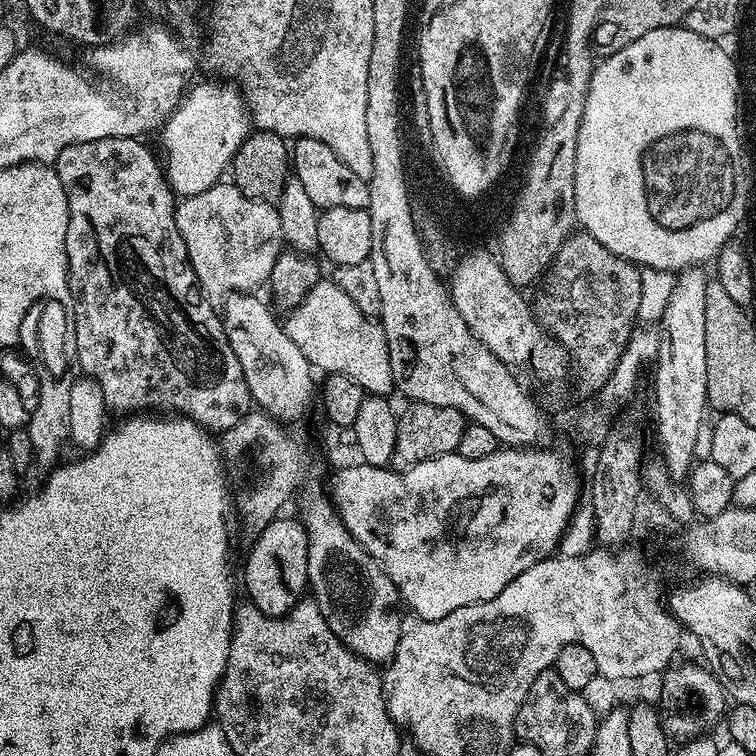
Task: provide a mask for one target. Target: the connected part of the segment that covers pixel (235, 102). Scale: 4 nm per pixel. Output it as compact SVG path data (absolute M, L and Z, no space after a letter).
M211 79L201 84L193 83L172 111L172 117L158 132L164 147L164 174L172 191L180 198L202 194L202 190L210 190L210 186L221 183L223 176L220 175L229 171L236 151L250 135L248 105L240 95L239 87L232 82Z

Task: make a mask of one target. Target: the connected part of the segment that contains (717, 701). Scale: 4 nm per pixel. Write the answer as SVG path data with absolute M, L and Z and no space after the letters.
M680 664L669 667L663 673L664 681L660 684L660 704L658 711L662 730L668 735L669 741L687 742L693 738L703 737L716 723L726 716L726 693L720 679L707 667L696 664Z

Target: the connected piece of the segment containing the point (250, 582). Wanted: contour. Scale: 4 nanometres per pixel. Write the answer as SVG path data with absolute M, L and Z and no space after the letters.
M288 514L281 515L279 518L270 521L261 532L255 533L254 539L256 540L252 544L252 549L248 552L248 561L244 564L244 588L248 591L247 599L256 607L258 610L262 610L262 614L267 616L286 616L289 610L295 606L295 604L301 600L301 598L309 591L308 586L308 535L304 529L303 523L299 519L291 520Z

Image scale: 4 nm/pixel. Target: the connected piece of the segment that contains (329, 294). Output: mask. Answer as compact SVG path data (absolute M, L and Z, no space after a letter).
M321 278L306 294L297 308L287 313L284 328L290 334L294 346L306 354L313 369L324 374L345 376L353 380L365 393L391 397L394 392L390 356L386 336L375 319L366 318L363 310L346 290L336 285L335 279Z

